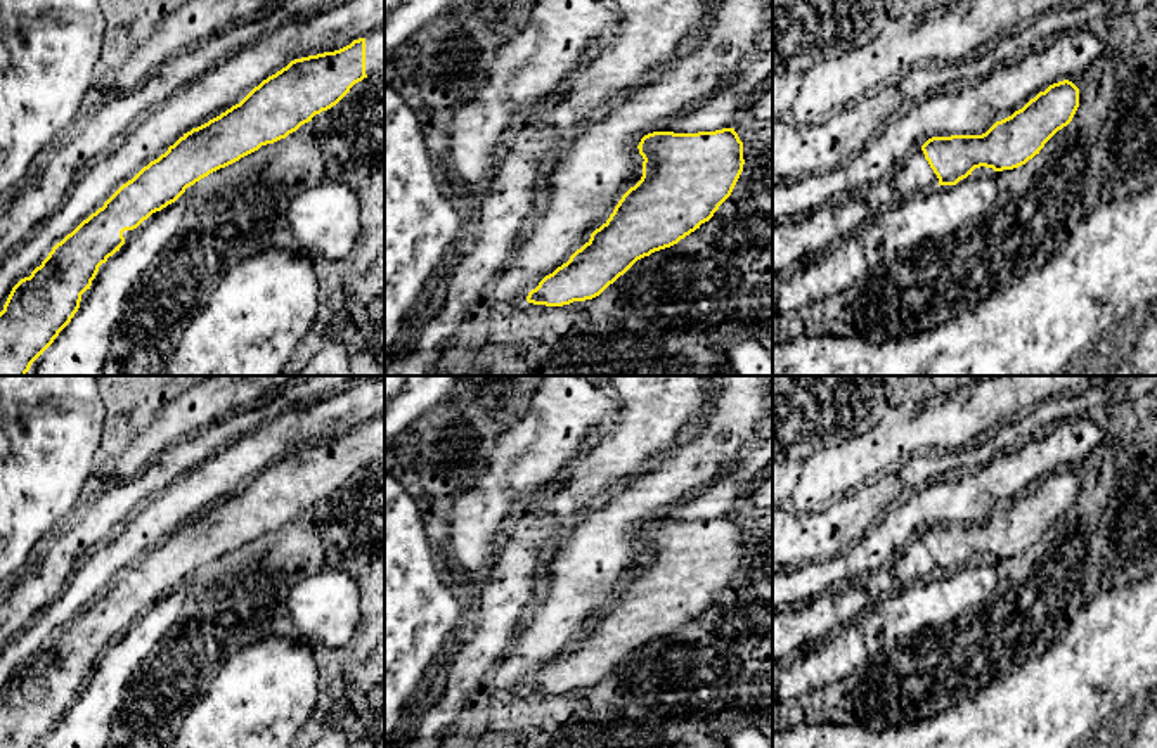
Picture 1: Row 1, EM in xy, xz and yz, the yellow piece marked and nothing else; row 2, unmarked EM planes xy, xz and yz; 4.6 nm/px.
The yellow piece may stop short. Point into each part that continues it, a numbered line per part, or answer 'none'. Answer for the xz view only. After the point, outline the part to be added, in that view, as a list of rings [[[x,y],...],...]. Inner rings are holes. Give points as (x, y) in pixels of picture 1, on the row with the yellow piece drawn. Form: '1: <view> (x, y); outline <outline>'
none

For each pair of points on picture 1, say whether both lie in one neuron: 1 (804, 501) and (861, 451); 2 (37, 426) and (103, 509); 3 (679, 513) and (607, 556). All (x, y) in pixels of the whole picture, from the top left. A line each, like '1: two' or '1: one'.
1: one
2: two
3: two

